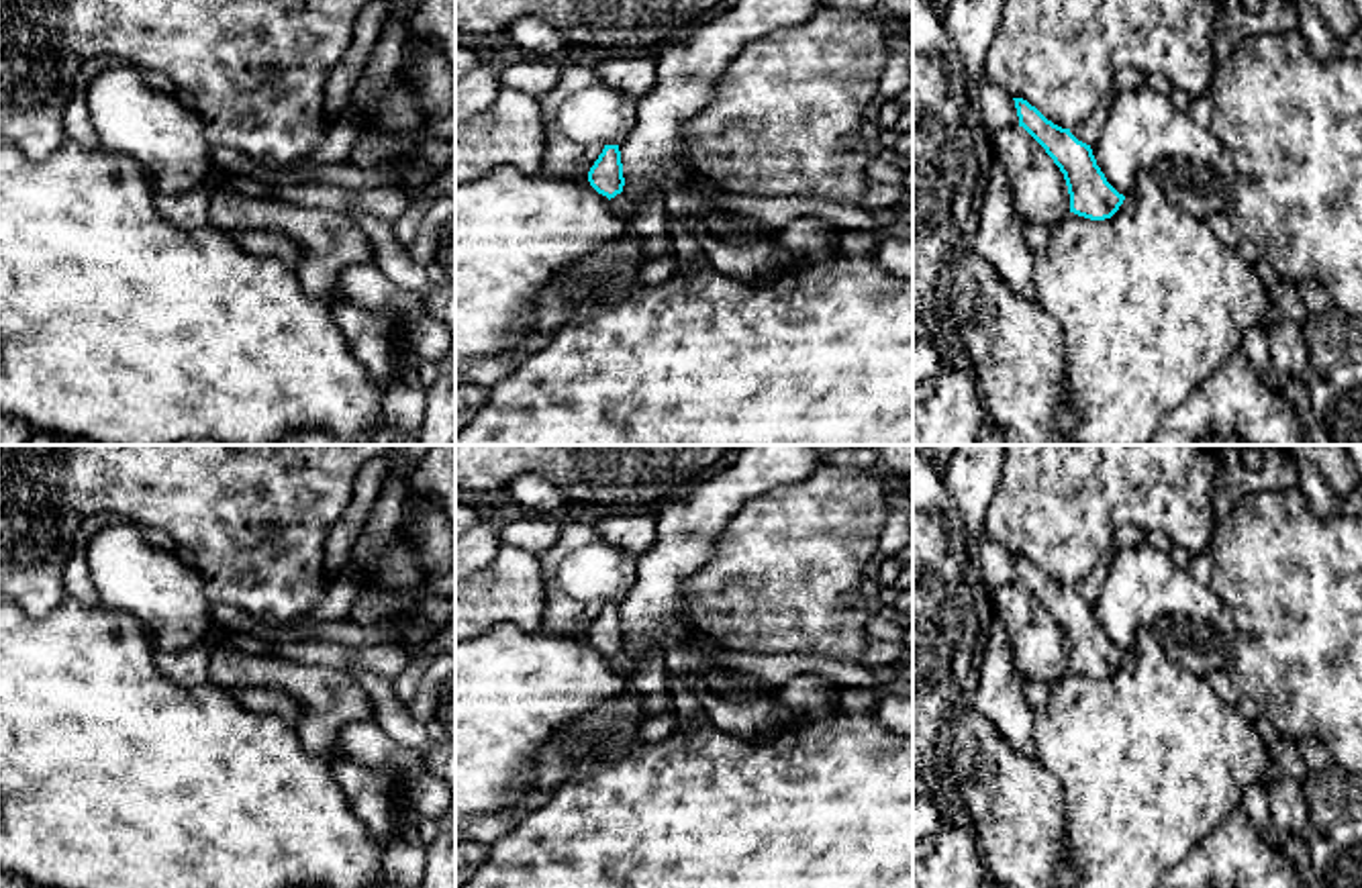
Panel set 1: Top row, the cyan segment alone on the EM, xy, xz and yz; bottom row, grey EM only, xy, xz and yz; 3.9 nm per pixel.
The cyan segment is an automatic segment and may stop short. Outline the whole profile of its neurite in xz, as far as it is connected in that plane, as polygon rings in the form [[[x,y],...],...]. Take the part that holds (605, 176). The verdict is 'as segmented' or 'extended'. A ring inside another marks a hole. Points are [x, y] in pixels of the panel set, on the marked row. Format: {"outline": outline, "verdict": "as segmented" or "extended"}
{"outline": [[[604,145],[602,153],[588,171],[590,186],[609,200],[623,192],[623,163],[619,145]]], "verdict": "as segmented"}

